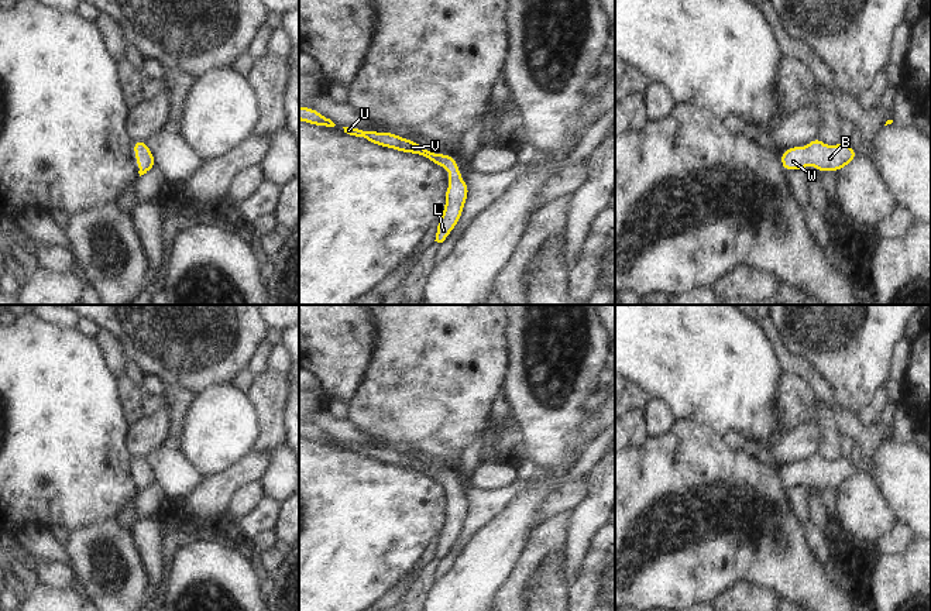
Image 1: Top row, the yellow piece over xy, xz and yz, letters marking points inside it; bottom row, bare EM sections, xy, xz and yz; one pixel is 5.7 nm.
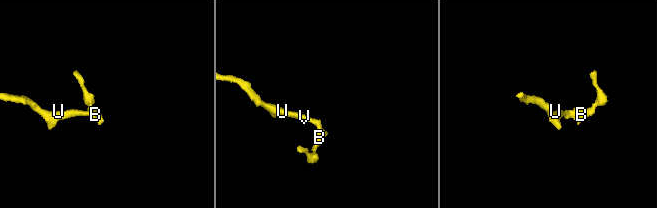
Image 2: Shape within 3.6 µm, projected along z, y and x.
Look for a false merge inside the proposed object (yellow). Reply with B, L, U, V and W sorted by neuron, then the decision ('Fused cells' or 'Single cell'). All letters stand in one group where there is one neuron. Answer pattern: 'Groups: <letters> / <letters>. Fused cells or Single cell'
Groups: B L U V W. Single cell.

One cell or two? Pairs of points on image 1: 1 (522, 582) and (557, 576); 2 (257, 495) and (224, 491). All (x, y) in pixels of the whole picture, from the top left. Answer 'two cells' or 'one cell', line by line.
1: two cells
2: two cells

